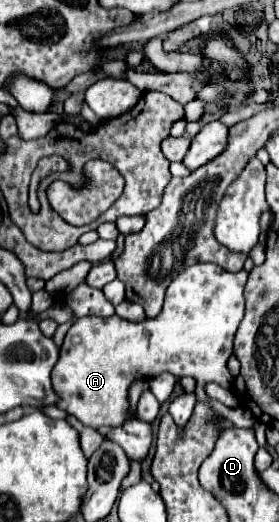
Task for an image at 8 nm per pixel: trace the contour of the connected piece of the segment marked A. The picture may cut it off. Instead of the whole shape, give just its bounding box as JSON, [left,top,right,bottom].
[51,264,257,428]

